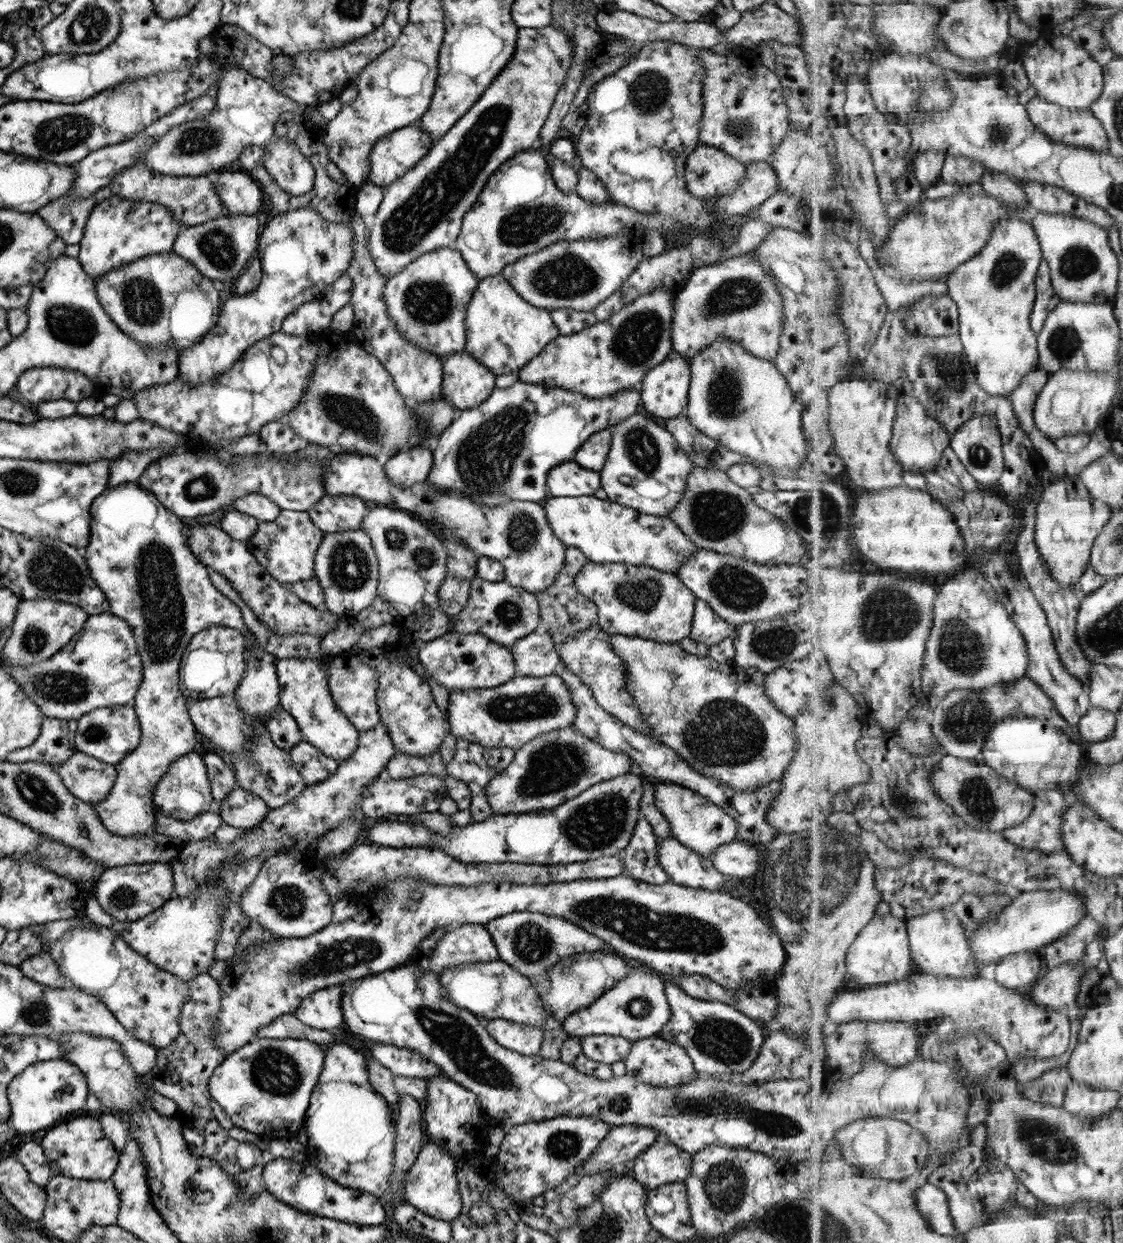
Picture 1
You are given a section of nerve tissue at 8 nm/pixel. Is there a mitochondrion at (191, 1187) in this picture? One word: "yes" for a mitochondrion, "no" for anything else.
no

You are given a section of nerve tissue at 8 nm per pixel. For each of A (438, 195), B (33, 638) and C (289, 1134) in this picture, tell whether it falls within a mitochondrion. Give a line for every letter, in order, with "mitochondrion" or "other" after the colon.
A: mitochondrion
B: mitochondrion
C: other

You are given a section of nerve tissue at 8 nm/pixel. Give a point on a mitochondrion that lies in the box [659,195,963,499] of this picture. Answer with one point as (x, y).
(734, 294)

